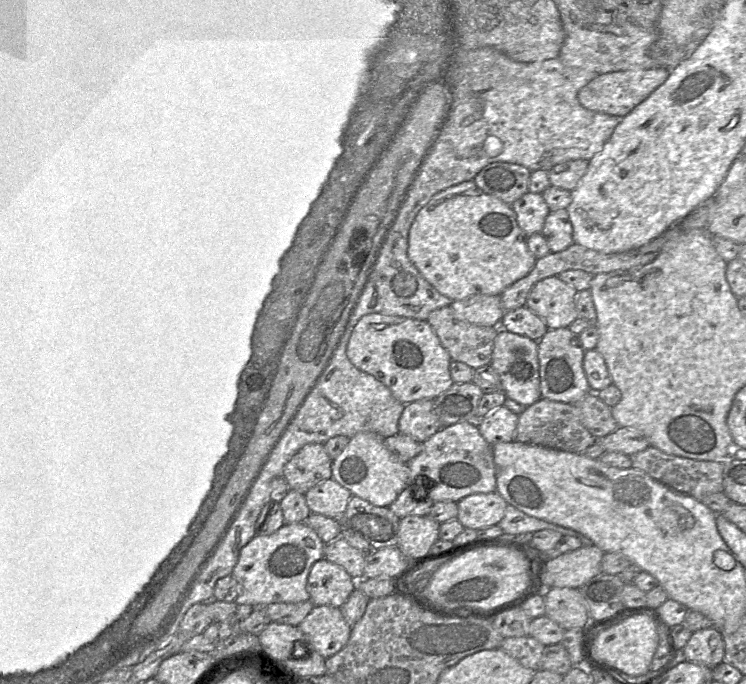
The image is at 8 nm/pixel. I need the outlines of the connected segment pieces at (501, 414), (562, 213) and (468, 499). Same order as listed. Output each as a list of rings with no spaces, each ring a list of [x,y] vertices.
[[[502,405],[477,420],[476,424],[482,436],[493,446],[515,440],[518,418],[519,415]]]
[[[567,209],[550,211],[541,233],[551,253],[563,251],[572,245],[574,243],[573,228]]]
[[[495,491],[468,495],[457,505],[459,522],[465,528],[482,530],[500,523],[508,503]]]

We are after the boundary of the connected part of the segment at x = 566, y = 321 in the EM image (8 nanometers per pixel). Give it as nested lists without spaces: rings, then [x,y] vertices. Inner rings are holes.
[[[557,276],[537,282],[528,294],[526,307],[539,316],[548,329],[569,327],[577,318],[577,290]]]

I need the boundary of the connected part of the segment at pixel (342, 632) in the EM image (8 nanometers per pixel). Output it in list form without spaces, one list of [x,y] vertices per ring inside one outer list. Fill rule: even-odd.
[[[314,606],[298,627],[305,641],[325,659],[344,648],[352,630],[341,609],[330,606]]]

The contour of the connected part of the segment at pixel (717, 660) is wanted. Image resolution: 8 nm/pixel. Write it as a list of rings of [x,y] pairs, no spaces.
[[[716,627],[693,632],[682,651],[687,661],[713,668],[725,661],[723,634]]]

